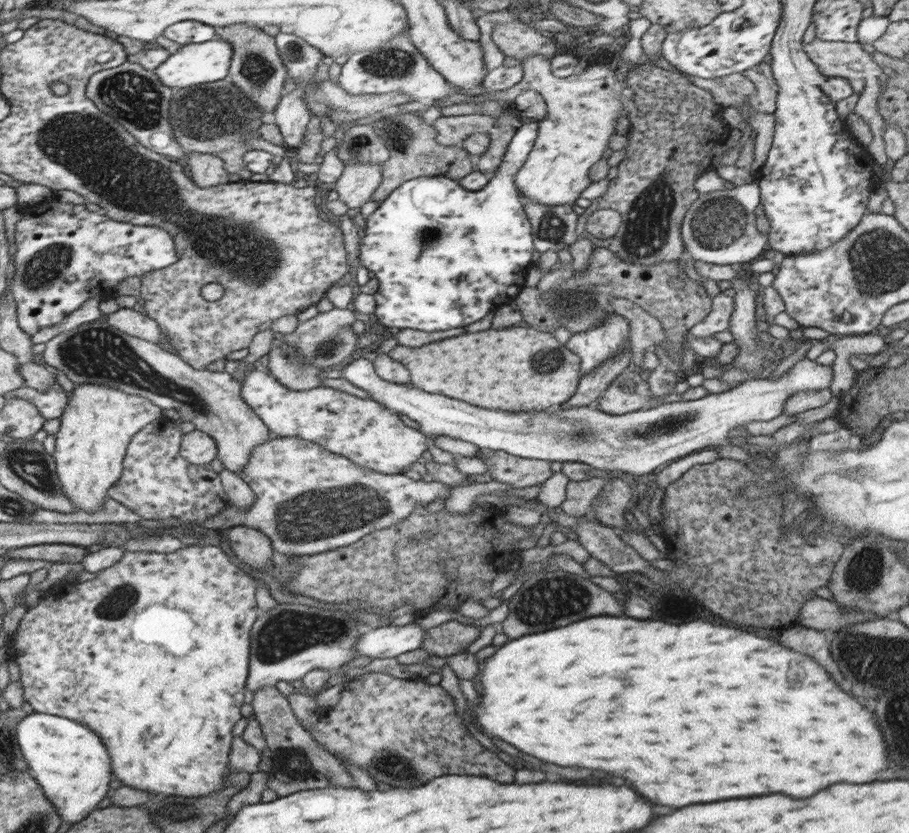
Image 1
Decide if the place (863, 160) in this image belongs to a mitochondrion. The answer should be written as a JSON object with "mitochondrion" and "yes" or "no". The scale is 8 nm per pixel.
{"mitochondrion":"no"}

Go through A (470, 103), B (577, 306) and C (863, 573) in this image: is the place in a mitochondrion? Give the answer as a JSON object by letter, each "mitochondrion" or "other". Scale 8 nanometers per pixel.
{"A":"other","B":"mitochondrion","C":"mitochondrion"}

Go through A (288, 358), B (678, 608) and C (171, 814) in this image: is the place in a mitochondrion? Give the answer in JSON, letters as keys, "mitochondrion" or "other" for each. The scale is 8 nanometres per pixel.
{"A":"mitochondrion","B":"other","C":"mitochondrion"}

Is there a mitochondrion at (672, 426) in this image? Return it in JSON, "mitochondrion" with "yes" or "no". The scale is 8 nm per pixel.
{"mitochondrion":"yes"}

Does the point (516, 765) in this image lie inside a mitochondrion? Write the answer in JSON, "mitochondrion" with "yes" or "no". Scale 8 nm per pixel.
{"mitochondrion":"no"}

